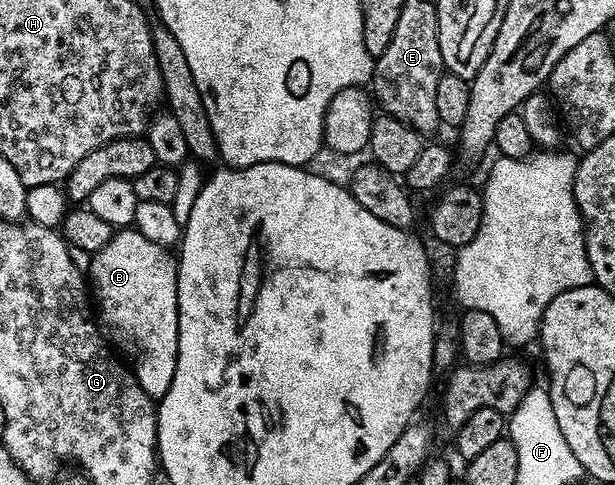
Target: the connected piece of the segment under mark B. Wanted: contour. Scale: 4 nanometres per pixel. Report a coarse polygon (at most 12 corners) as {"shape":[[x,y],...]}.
{"shape":[[134,228],[91,255],[110,345],[156,400],[177,368],[176,255]]}

